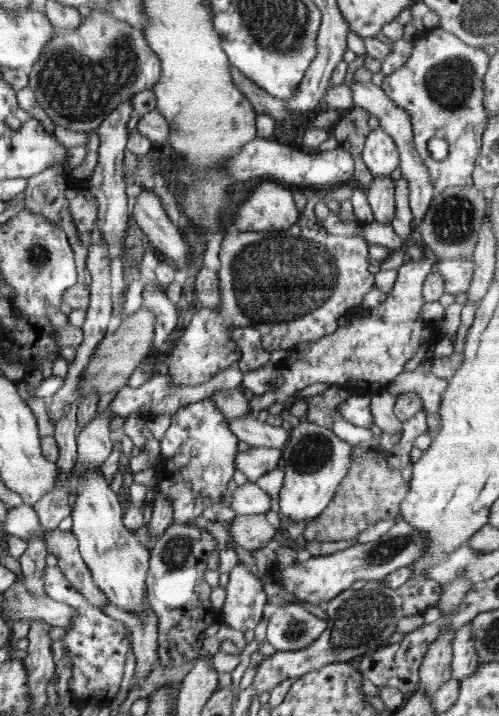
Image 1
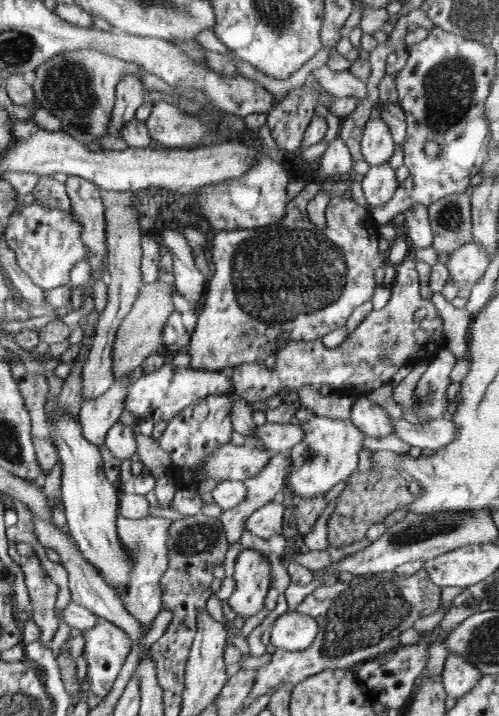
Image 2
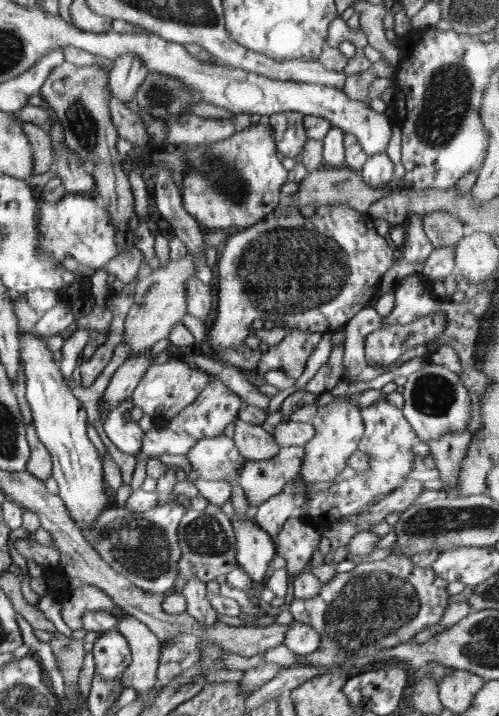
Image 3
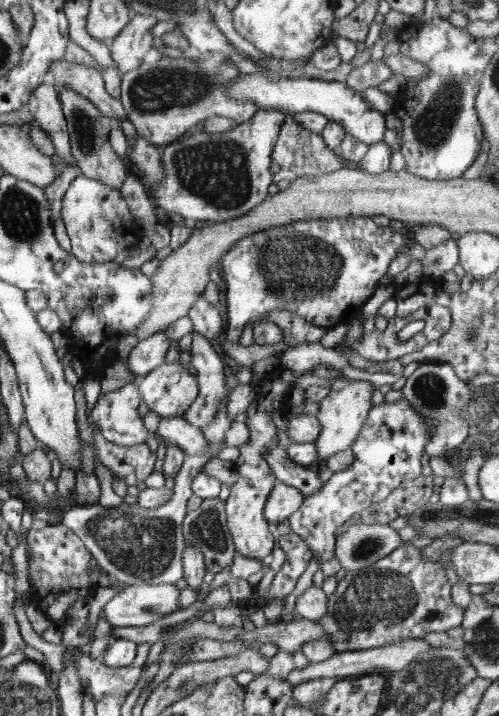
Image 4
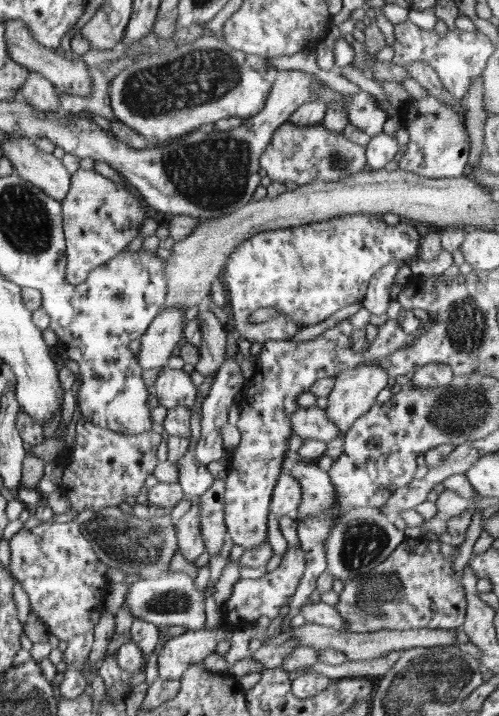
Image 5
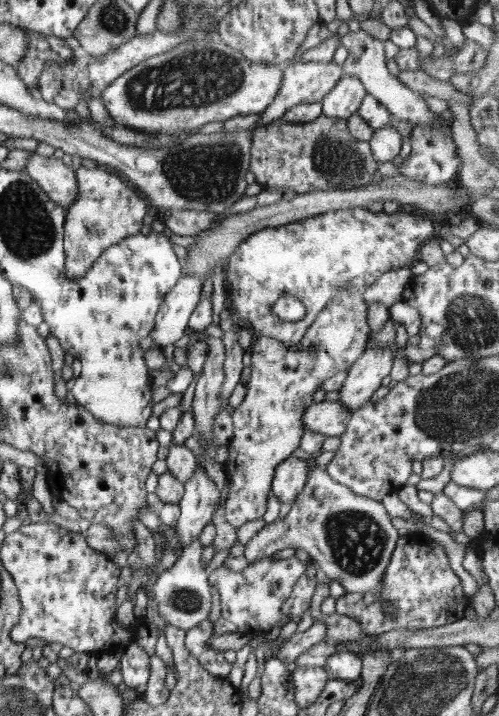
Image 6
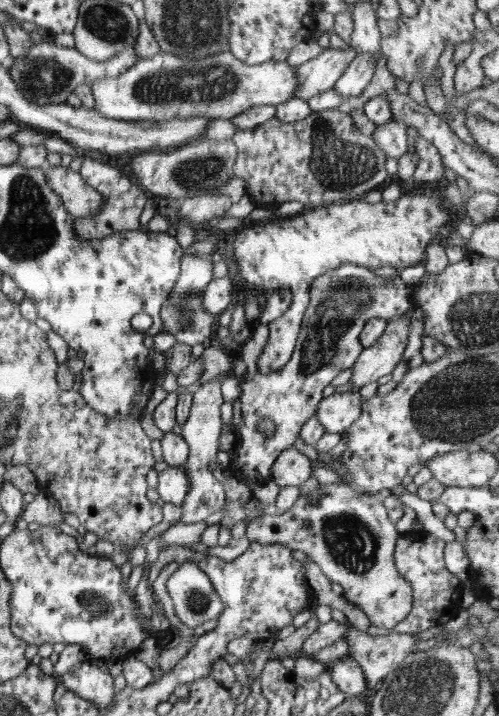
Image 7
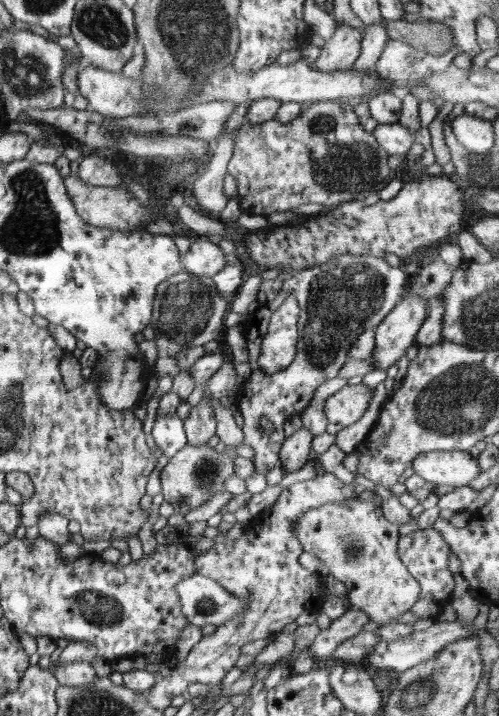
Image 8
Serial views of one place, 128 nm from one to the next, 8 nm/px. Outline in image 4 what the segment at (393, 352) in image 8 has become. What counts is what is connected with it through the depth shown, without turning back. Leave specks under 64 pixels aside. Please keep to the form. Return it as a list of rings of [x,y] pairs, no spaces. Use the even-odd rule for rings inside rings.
[[[341,375],[334,380],[326,398],[320,401],[320,409],[315,416],[321,424],[321,431],[314,444],[318,447],[319,460],[315,467],[320,470],[331,454],[351,448],[356,440],[372,405],[374,385],[366,380],[350,380]]]

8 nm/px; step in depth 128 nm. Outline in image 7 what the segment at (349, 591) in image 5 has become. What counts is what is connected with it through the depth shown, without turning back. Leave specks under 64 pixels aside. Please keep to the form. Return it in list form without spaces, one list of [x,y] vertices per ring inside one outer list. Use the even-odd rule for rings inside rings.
[[[408,531],[398,535],[396,550],[394,553],[396,568],[402,574],[413,590],[413,605],[406,618],[396,626],[386,630],[380,630],[378,626],[371,624],[367,632],[372,636],[378,634],[402,633],[416,635],[429,628],[445,625],[452,618],[456,618],[462,610],[461,598],[463,583],[452,574],[445,565],[443,555],[445,540],[440,540],[433,534],[423,531]]]

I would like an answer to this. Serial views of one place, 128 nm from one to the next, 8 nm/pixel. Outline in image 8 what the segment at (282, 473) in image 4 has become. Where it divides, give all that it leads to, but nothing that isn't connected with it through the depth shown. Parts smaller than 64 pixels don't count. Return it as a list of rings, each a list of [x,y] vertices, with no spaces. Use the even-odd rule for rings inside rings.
[[[357,497],[338,507],[330,504],[308,511],[295,522],[295,536],[299,538],[304,552],[317,556],[329,569],[329,573],[343,582],[347,588],[350,605],[363,610],[372,622],[394,622],[418,602],[421,586],[408,572],[406,565],[397,556],[398,541],[404,530],[397,523],[384,517],[381,506],[374,502],[359,501]]]

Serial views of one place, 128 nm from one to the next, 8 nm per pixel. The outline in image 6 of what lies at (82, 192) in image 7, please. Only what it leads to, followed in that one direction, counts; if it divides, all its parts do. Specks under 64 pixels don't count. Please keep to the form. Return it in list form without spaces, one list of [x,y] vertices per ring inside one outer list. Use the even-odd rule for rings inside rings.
[[[32,151],[26,172],[63,209],[71,206],[79,197],[76,173],[72,167],[62,163],[62,159],[42,156]]]

